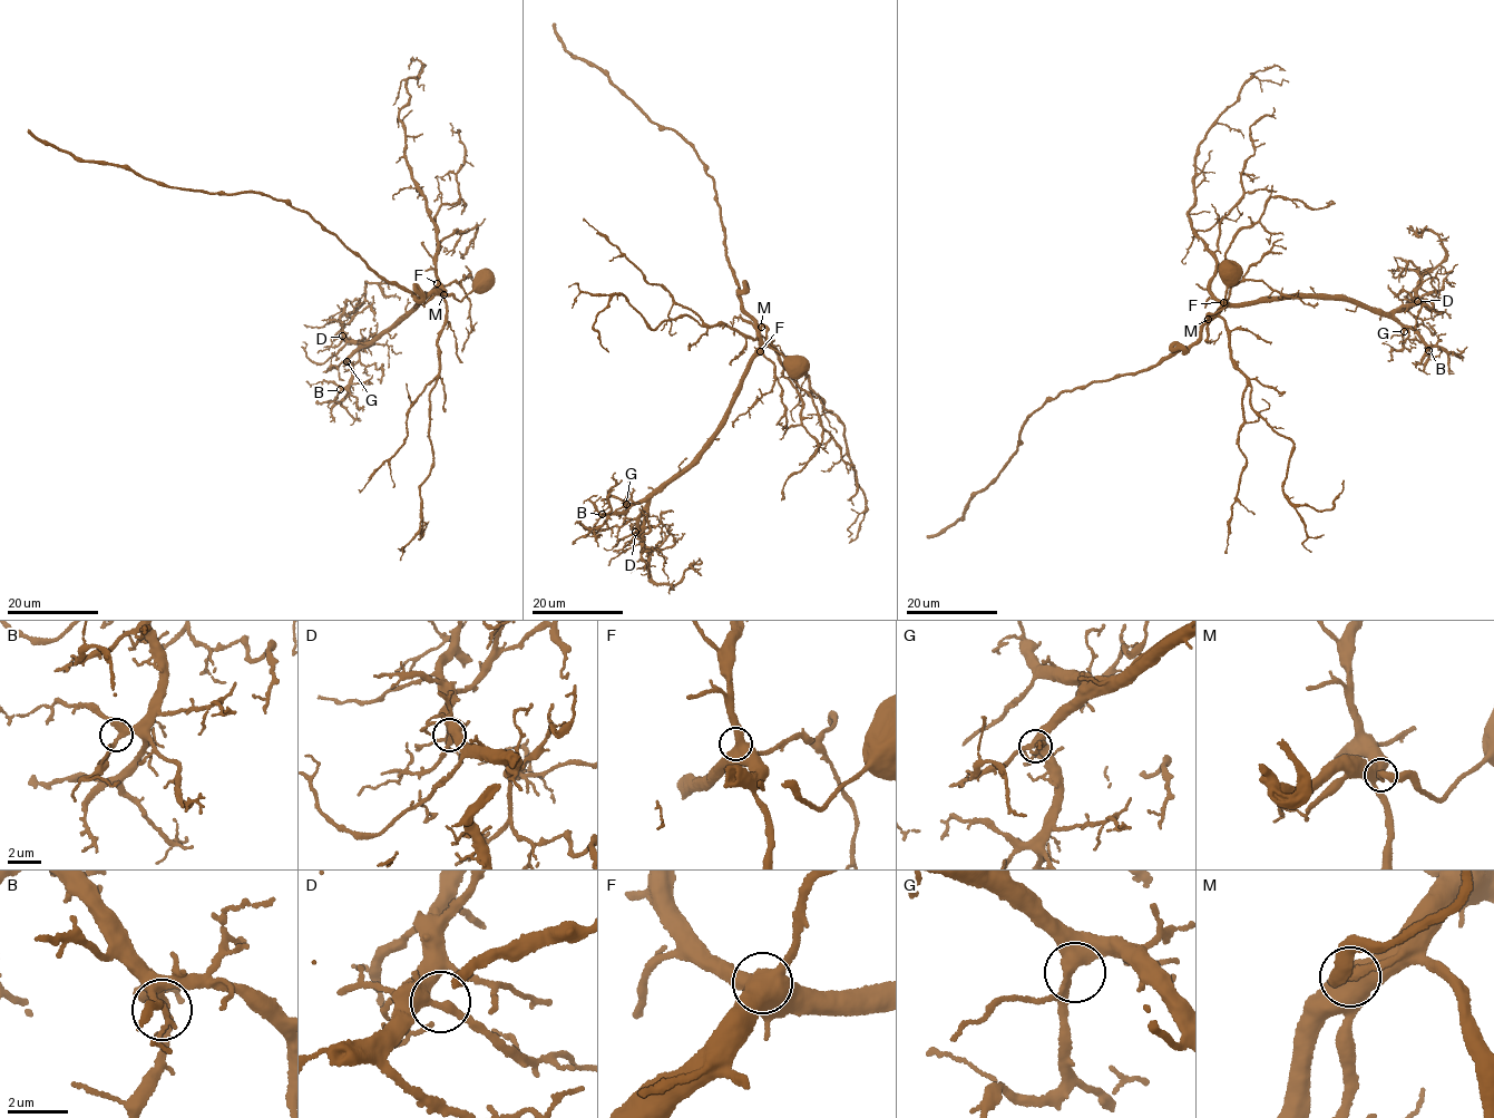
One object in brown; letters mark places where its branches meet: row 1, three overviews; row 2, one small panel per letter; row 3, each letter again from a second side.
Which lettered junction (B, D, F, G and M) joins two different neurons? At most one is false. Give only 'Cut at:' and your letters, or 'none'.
Cut at: none

